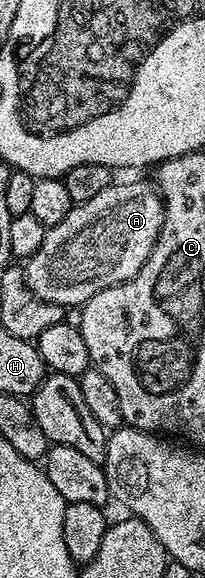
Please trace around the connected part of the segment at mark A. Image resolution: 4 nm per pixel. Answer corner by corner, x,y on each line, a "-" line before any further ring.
129,180
126,184
111,183
107,190
91,198
91,202
74,204
59,226
46,228
43,246
39,246
39,250
35,250
35,254
31,254
23,264
27,286
35,296
47,302
62,306
86,304
91,297
99,294
99,290
107,290
107,286
122,284
139,274
159,238
164,221
165,203
152,183
144,184
141,180

